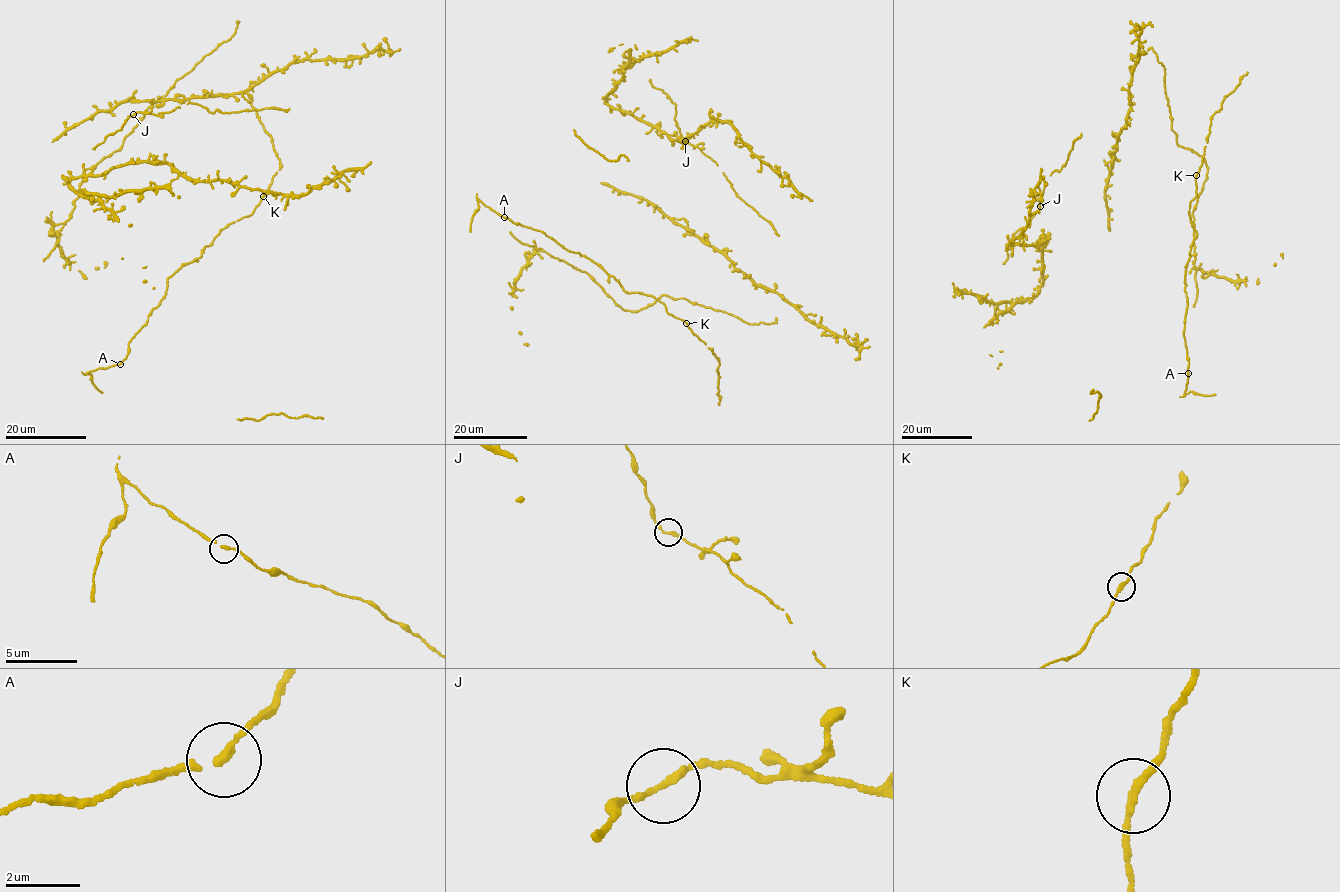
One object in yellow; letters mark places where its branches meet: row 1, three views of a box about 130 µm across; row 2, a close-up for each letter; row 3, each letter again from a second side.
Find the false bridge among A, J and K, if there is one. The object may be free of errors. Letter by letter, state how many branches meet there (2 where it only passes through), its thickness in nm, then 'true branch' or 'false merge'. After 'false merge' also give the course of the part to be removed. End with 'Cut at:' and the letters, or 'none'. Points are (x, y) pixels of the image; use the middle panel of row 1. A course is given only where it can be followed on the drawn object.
A: branches 2; calibre 170 nm; true branch
J: branches 2; calibre 170 nm; true branch
K: branches 2; calibre 170 nm; true branch
Cut at: none

